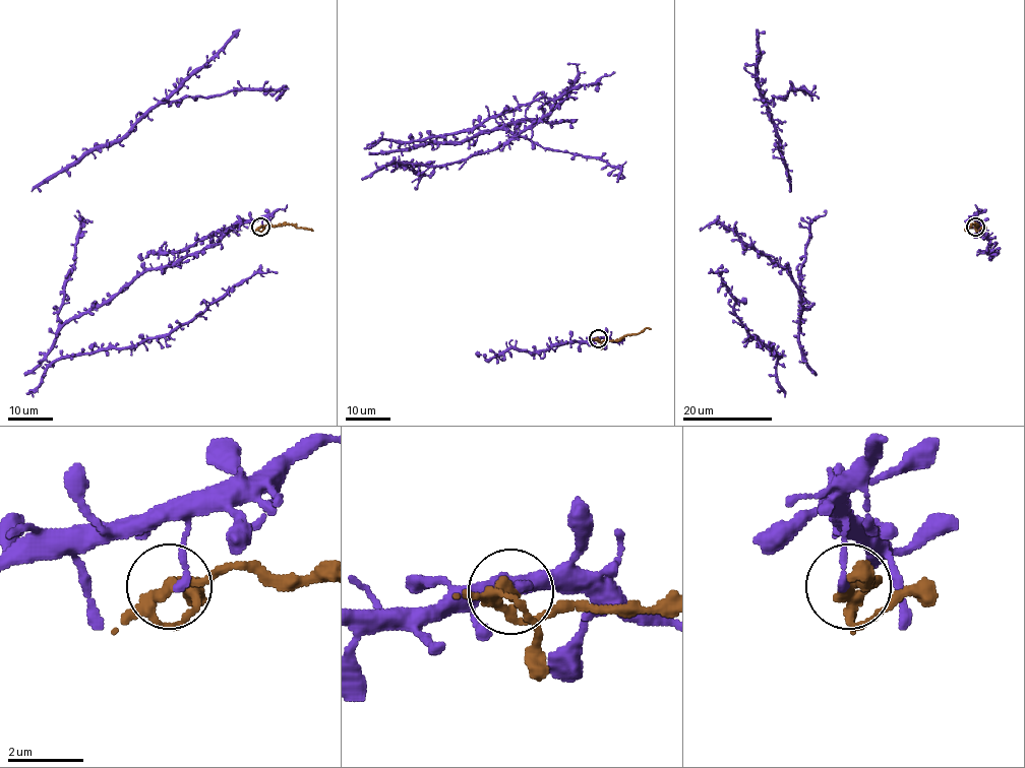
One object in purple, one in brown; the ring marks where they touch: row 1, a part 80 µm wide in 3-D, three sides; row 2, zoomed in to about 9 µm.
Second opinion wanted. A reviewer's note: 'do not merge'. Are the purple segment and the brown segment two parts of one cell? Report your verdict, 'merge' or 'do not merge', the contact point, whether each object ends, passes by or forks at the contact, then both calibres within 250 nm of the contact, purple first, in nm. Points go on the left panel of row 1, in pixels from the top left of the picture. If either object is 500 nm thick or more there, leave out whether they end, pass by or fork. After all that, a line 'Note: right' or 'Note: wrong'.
do not merge; place (260, 227); purple ends; brown forks; calibres 200 and 240 nm
Note: right

